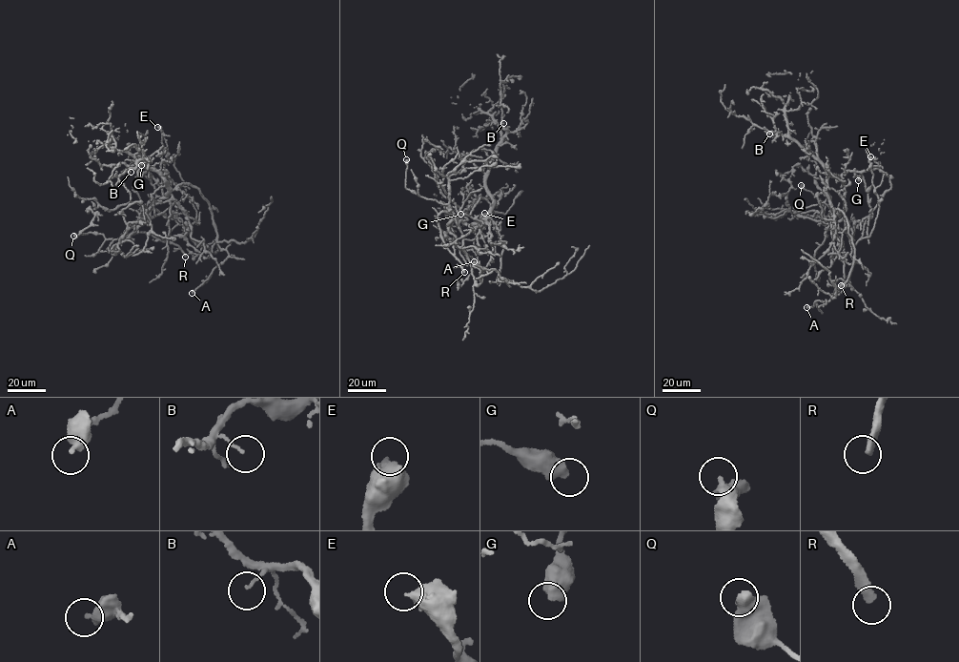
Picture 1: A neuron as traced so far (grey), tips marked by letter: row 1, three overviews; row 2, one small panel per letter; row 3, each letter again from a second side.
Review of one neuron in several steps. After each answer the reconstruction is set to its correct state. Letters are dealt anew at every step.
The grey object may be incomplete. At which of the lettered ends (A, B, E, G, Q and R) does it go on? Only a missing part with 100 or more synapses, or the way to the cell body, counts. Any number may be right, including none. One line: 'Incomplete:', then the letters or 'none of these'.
Incomplete: R

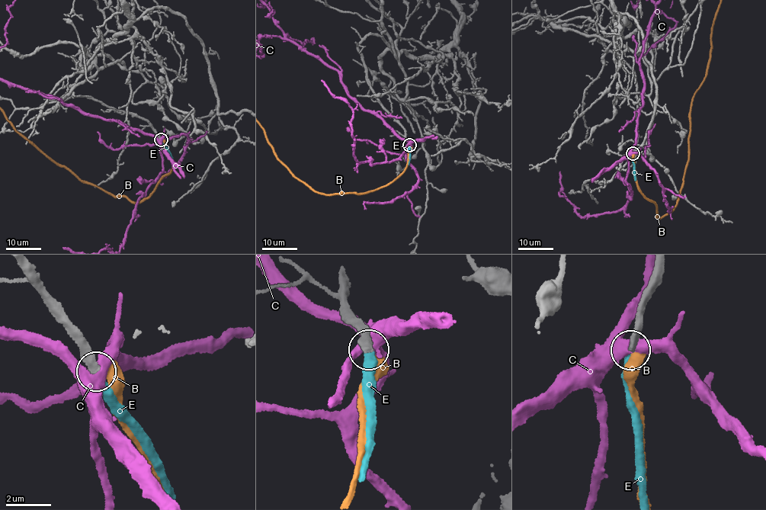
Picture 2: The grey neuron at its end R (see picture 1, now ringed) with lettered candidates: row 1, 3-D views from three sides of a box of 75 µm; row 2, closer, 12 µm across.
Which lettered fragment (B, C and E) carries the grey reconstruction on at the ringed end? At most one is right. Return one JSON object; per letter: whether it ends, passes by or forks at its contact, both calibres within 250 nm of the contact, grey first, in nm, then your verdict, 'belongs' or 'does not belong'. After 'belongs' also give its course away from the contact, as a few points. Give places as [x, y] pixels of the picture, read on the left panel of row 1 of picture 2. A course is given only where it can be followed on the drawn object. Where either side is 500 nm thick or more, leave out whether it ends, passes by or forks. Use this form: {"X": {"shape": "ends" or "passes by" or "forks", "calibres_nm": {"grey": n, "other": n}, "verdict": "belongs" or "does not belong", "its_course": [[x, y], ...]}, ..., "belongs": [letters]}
{"B": {"calibres_nm": {"grey": 340, "other": 600}, "verdict": "does not belong"}, "C": {"shape": "passes by", "calibres_nm": {"grey": 380, "other": 480}, "verdict": "does not belong"}, "E": {"shape": "ends", "calibres_nm": {"grey": 360, "other": 340}, "verdict": "belongs", "its_course": [[160, 139], [172, 159]]}, "belongs": ["E"]}

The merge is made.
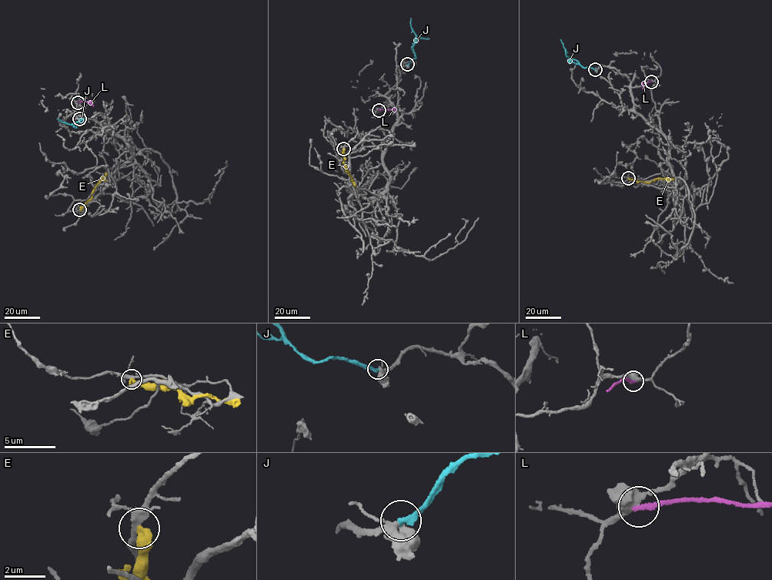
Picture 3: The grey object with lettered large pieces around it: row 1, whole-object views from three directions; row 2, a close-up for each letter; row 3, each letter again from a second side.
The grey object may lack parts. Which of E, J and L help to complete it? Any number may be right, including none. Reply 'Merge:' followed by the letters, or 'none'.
Merge: J

